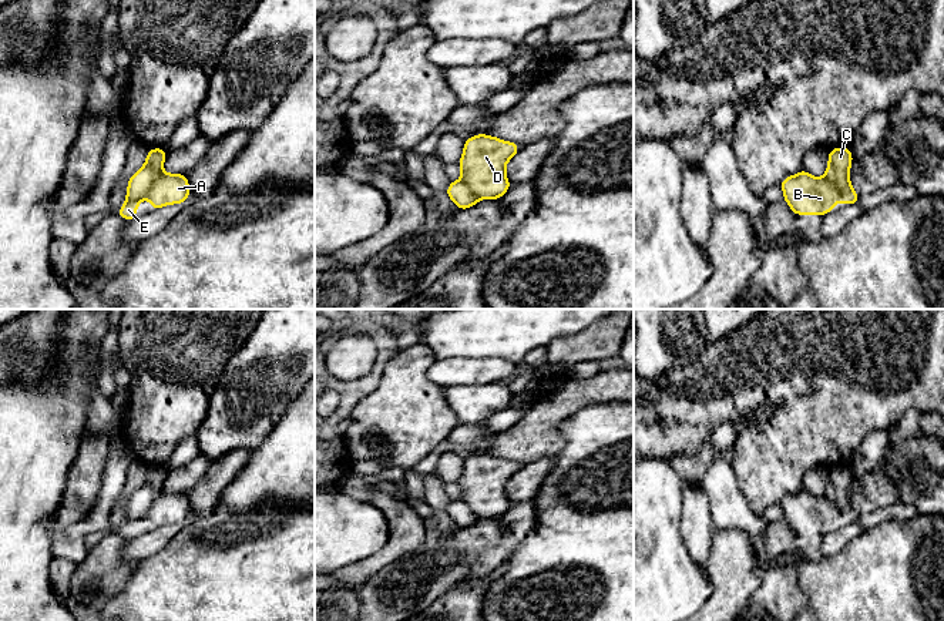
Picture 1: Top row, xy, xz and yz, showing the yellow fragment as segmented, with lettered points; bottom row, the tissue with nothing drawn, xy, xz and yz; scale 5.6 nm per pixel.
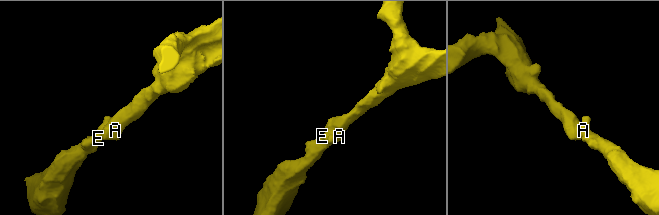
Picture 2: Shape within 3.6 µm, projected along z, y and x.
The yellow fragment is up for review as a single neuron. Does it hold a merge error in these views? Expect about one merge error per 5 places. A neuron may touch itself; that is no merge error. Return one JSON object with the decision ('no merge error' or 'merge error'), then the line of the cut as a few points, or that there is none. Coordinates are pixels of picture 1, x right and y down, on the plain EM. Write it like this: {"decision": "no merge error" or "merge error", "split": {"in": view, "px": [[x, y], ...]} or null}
{"decision": "no merge error", "split": null}

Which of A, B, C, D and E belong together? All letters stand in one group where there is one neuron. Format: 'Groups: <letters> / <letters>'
Groups: A B C D E

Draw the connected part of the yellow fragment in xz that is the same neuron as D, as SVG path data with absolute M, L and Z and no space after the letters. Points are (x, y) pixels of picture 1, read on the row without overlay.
M487 453L464 460L457 481L461 499L451 500L444 511L458 528L468 528L478 518L500 518L511 506L505 494L507 481L520 470L520 464Z

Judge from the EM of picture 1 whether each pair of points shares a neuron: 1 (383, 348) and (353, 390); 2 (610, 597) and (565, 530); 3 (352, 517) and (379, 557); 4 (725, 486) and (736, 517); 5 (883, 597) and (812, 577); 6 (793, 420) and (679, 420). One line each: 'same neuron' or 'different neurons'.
1: same neuron
2: same neuron
3: different neurons
4: same neuron
5: same neuron
6: same neuron

